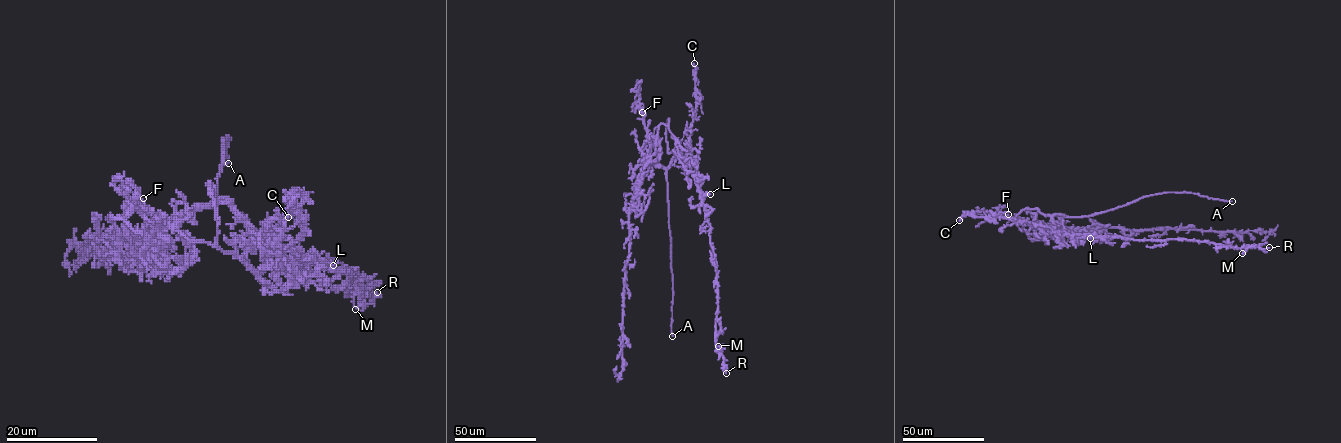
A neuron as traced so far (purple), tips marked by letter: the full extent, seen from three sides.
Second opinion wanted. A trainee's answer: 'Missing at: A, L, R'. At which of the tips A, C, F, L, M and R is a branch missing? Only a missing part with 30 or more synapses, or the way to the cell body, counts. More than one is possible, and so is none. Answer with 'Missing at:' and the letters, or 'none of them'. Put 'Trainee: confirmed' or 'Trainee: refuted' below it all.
Missing at: A, F, L
Trainee: refuted

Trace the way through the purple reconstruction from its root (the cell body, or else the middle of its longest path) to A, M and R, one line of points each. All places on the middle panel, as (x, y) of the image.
A: (666, 167), (672, 336)
M: (666, 167), (674, 157), (681, 157), (691, 169), (700, 193), (715, 260), (715, 344), (721, 352), (718, 346)
R: (666, 167), (674, 157), (681, 157), (691, 169), (700, 193), (715, 260), (716, 349), (723, 357), (726, 373)

